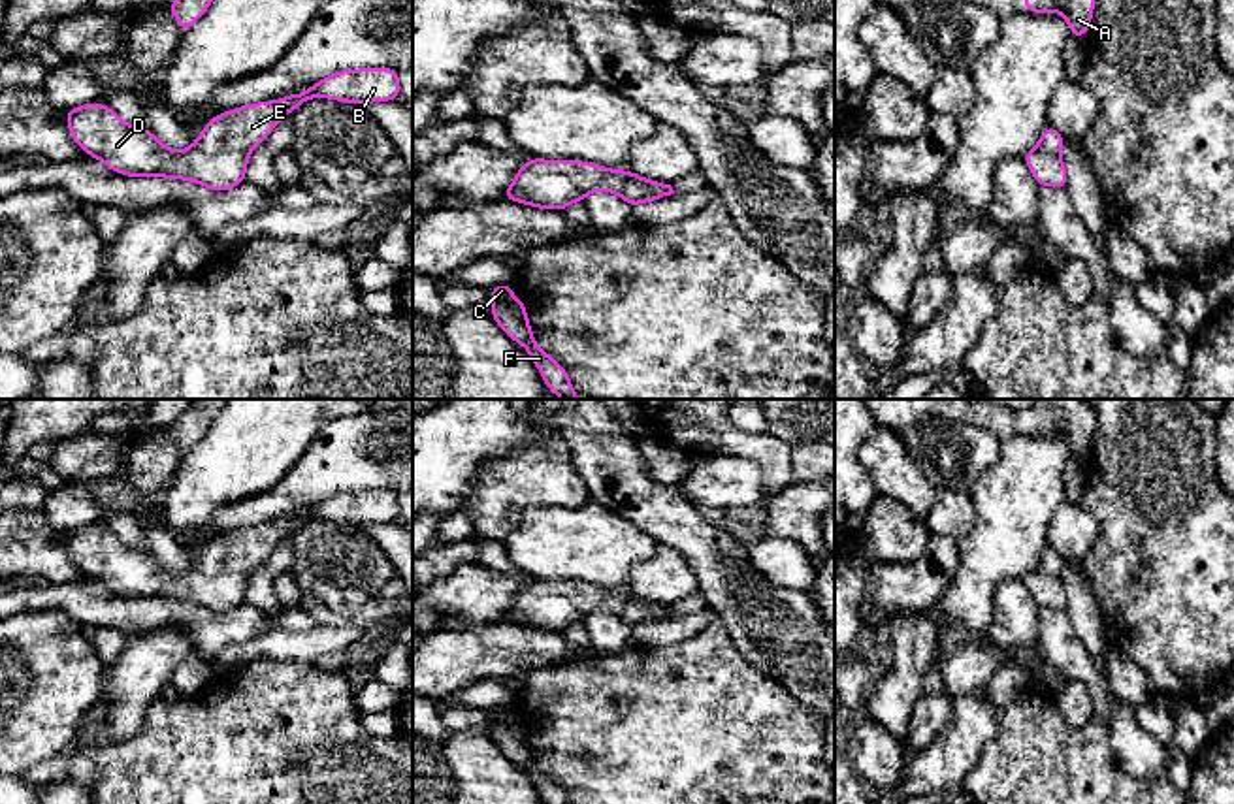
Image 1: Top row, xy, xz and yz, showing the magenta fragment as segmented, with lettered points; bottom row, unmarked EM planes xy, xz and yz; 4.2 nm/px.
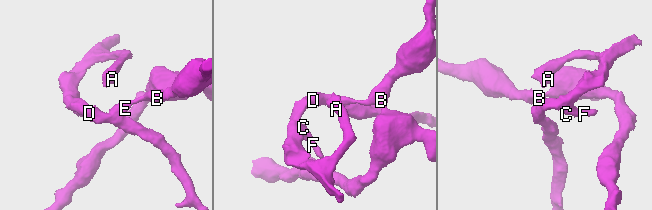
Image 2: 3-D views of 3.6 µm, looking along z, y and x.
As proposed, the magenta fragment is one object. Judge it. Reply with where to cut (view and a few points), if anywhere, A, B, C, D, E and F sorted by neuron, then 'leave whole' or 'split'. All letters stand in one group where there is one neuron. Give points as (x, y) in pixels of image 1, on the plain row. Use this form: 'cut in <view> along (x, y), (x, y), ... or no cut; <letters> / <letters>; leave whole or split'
cut in xy along (194, 565), (206, 575), (247, 575); A C D F / B E; split

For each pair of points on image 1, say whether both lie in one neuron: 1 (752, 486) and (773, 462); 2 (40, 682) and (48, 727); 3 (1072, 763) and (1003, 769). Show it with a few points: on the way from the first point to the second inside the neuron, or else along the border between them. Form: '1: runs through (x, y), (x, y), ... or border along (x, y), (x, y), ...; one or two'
1: border along (722, 454), (754, 462), (762, 471), (765, 498); two
2: runs through (40, 693), (40, 716); one
3: runs through (1055, 769), (1020, 769); one

